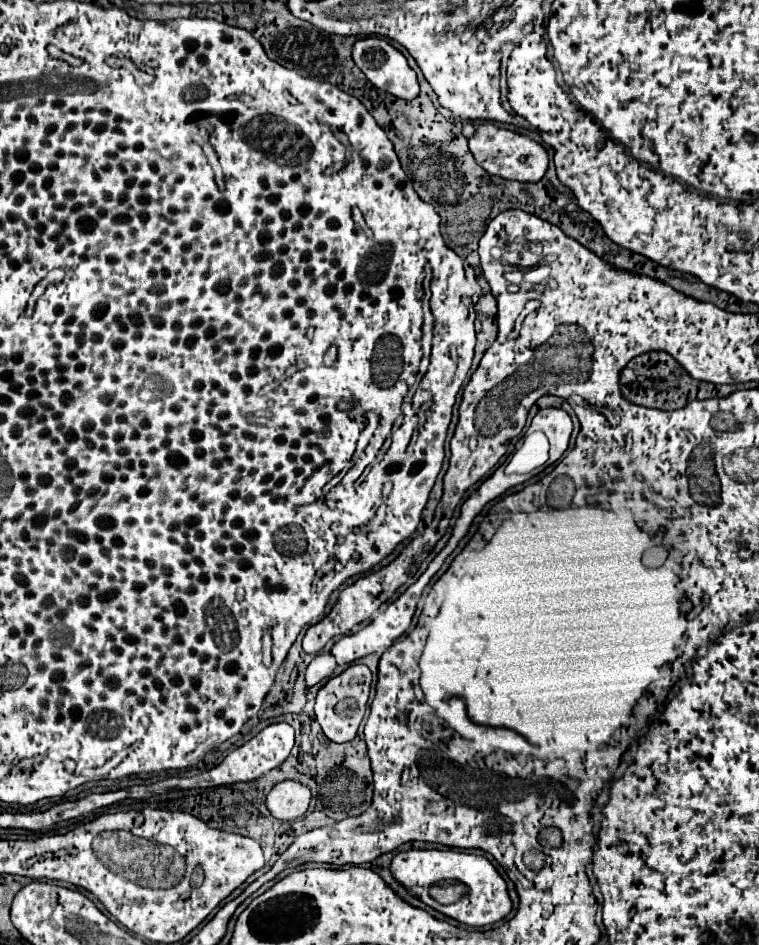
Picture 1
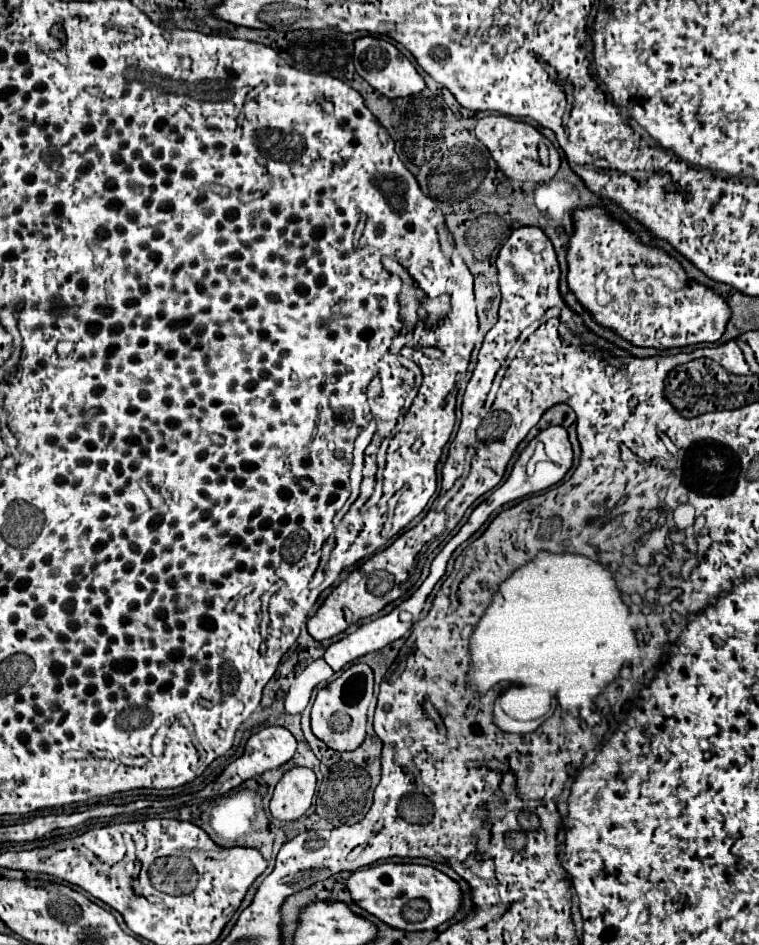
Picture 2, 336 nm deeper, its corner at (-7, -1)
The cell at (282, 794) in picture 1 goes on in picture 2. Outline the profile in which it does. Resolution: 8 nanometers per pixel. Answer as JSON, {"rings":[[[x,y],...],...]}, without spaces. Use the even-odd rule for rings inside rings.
{"rings":[[[294,767],[284,773],[276,785],[274,797],[270,801],[270,811],[280,821],[294,821],[302,817],[314,799],[316,775],[312,769]]]}

